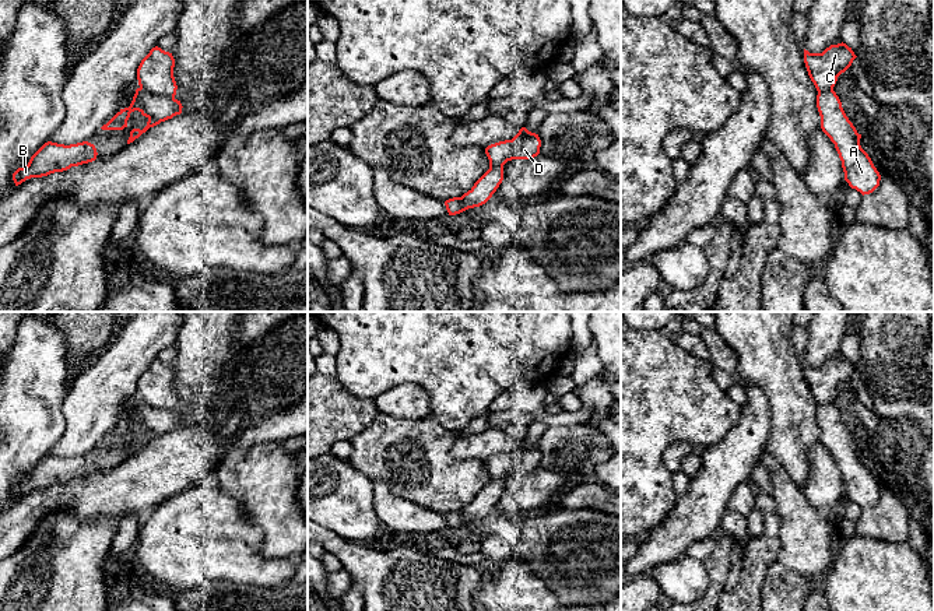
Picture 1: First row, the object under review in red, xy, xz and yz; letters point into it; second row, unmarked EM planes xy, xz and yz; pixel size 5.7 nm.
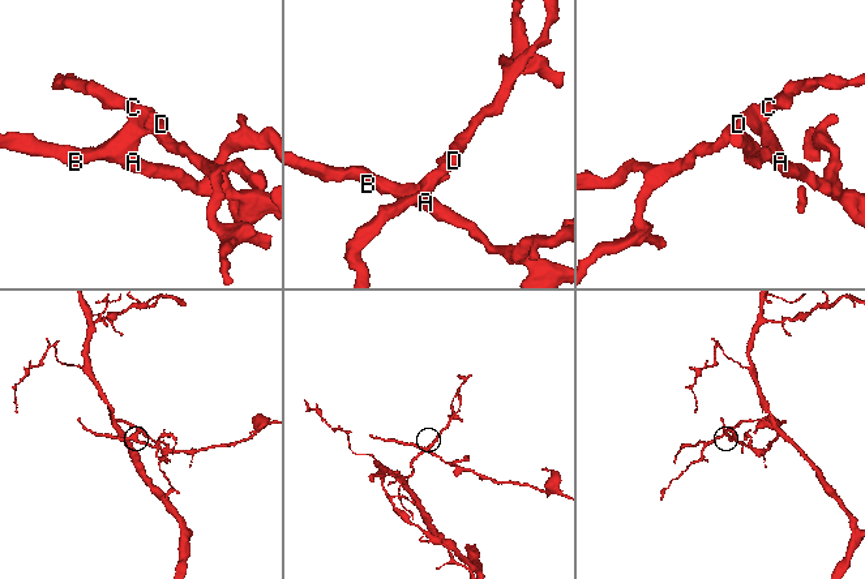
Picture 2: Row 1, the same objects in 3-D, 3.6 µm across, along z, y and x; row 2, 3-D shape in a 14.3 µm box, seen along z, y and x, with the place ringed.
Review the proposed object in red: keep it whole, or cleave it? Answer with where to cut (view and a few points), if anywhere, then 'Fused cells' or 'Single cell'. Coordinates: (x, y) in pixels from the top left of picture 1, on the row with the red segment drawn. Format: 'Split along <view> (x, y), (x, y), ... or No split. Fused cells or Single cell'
Split along xy (140, 85), (154, 94), (174, 98). Fused cells

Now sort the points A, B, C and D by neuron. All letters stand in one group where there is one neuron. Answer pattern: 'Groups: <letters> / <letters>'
Groups: A B / C D

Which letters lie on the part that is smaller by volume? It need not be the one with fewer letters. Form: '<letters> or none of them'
A, B

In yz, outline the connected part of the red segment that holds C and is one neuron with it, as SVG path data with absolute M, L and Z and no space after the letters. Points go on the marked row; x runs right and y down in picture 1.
M846 43L831 45L822 53L804 49L804 63L818 92L833 89L838 77L845 73L857 56Z

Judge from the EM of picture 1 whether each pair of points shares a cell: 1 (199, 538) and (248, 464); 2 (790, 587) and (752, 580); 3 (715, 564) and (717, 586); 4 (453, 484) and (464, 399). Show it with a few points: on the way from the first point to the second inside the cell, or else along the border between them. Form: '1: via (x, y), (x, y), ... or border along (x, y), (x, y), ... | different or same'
1: border along (217, 487), (236, 502), (246, 520) | different
2: border along (776, 559), (766, 572), (759, 596) | different
3: via (717, 569), (717, 580) | same
4: border along (431, 413), (452, 434) | different

